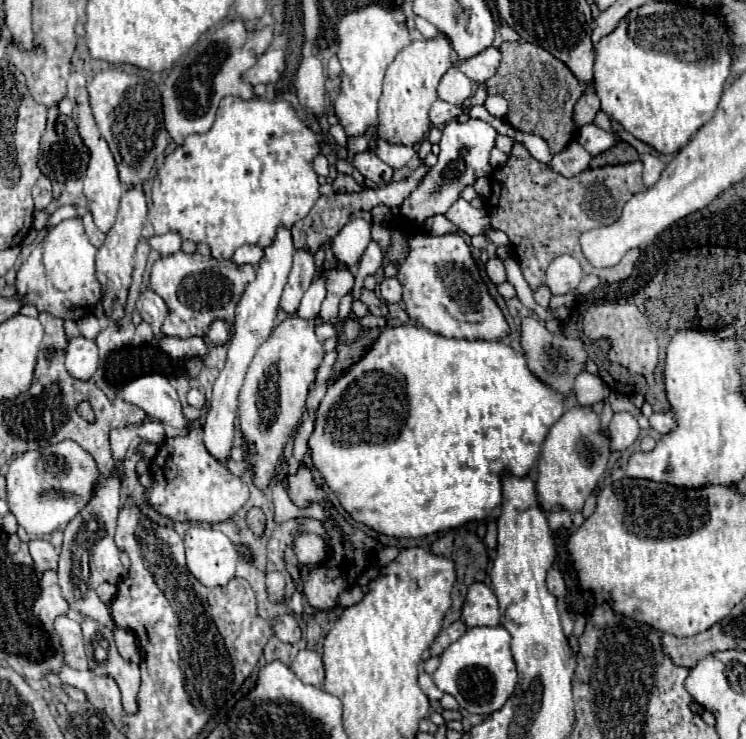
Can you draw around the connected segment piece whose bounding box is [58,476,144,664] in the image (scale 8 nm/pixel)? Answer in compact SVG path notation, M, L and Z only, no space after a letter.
M106 476L104 482L100 482L94 490L92 500L86 508L78 512L78 516L66 526L64 530L64 544L60 552L58 562L58 584L60 590L70 604L70 608L78 610L82 616L96 620L98 624L104 624L112 630L118 652L124 660L140 664L144 658L144 650L140 648L140 642L136 640L134 632L128 632L124 628L116 628L108 606L96 596L96 584L102 582L118 582L122 580L124 568L120 562L118 548L114 544L114 530L116 530L116 518L118 518L118 498L120 498L120 476Z

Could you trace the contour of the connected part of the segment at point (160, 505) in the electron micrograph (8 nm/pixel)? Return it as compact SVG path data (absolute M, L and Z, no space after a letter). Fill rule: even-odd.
M192 428L186 436L166 438L156 454L156 470L152 474L152 486L146 490L148 506L156 508L162 516L174 522L226 522L230 520L248 500L248 486L242 484L226 466L208 454L202 442L202 428ZM162 458L164 466L162 466Z

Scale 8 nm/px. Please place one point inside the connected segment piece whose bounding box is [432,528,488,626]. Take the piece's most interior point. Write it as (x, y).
(465, 549)

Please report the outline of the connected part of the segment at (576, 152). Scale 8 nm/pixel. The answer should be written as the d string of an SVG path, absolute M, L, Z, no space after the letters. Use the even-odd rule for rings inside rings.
M572 142L572 144L568 144L568 148L564 148L564 152L556 154L550 162L546 162L546 166L552 168L552 172L572 178L572 176L584 172L588 168L590 160L592 160L590 152L586 152L578 142Z

